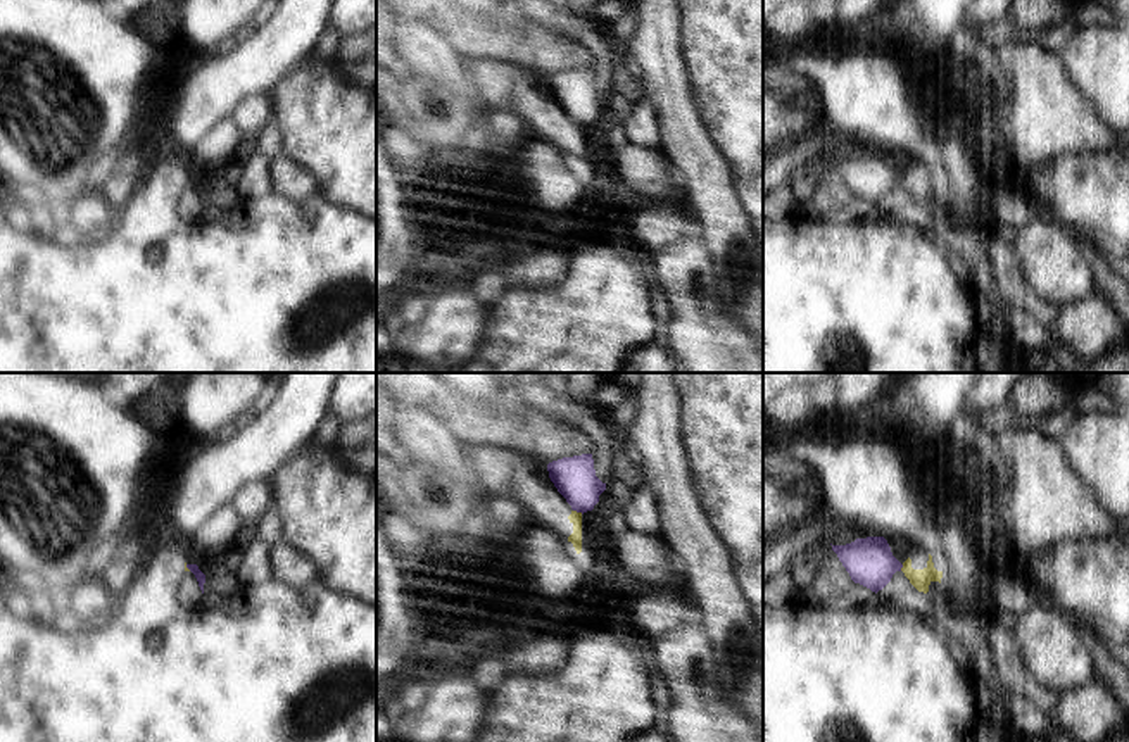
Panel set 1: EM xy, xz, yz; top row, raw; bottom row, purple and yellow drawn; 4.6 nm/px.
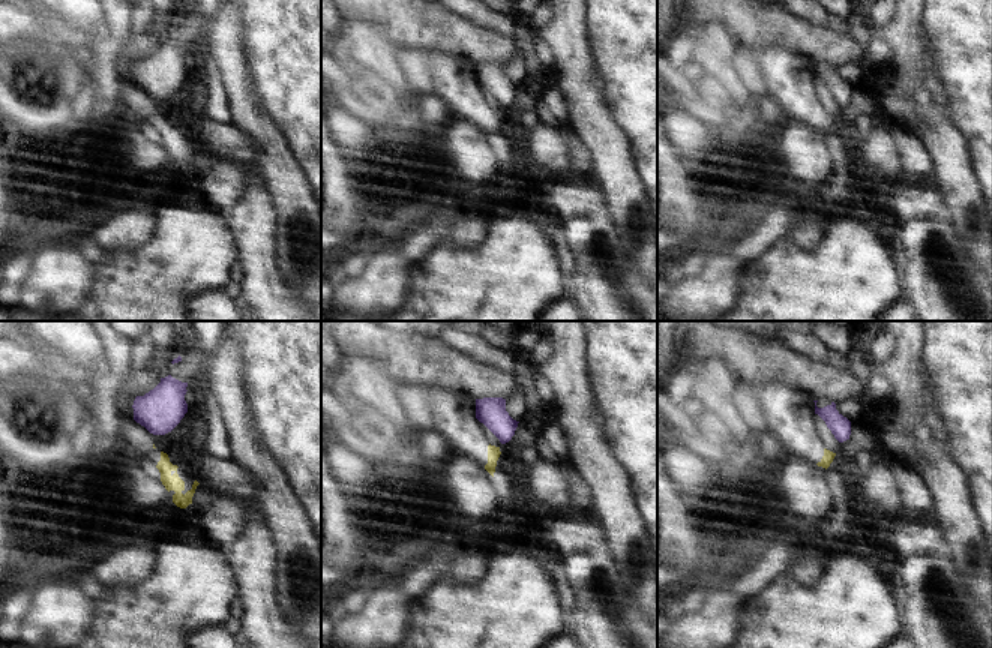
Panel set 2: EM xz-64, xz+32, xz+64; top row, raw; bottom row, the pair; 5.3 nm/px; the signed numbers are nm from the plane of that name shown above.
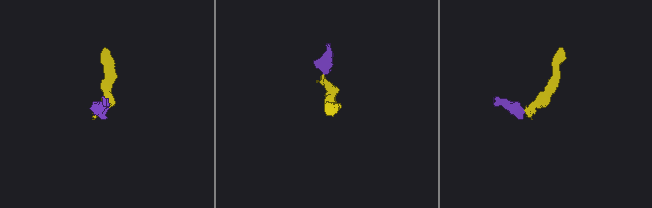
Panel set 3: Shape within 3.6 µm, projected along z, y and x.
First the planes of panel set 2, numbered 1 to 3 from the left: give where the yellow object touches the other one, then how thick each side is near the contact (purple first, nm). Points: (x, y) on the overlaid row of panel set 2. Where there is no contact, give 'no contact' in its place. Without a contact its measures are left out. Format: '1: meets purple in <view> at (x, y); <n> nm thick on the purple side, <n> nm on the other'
1: no contact
2: no contact
3: no contact

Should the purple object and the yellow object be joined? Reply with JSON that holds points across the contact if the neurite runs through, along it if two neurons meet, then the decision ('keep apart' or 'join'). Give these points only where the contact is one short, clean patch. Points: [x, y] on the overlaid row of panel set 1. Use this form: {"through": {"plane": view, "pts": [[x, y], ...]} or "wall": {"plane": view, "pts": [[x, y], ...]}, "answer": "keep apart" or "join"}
{"wall": {"plane": "xz", "pts": [[573, 509], [582, 513]]}, "answer": "keep apart"}

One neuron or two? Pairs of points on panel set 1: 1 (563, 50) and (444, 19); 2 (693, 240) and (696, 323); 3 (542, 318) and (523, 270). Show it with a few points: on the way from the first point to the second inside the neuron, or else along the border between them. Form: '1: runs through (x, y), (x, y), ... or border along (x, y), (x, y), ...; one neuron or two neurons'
1: runs through (534, 49), (527, 45), (473, 45); one neuron
2: runs through (687, 261), (687, 292), (694, 302); one neuron
3: border along (568, 271), (549, 287), (520, 287), (511, 282); two neurons

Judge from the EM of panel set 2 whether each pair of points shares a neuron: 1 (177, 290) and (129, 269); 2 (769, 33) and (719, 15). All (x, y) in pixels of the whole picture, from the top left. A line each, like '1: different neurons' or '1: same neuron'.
1: same neuron
2: same neuron

